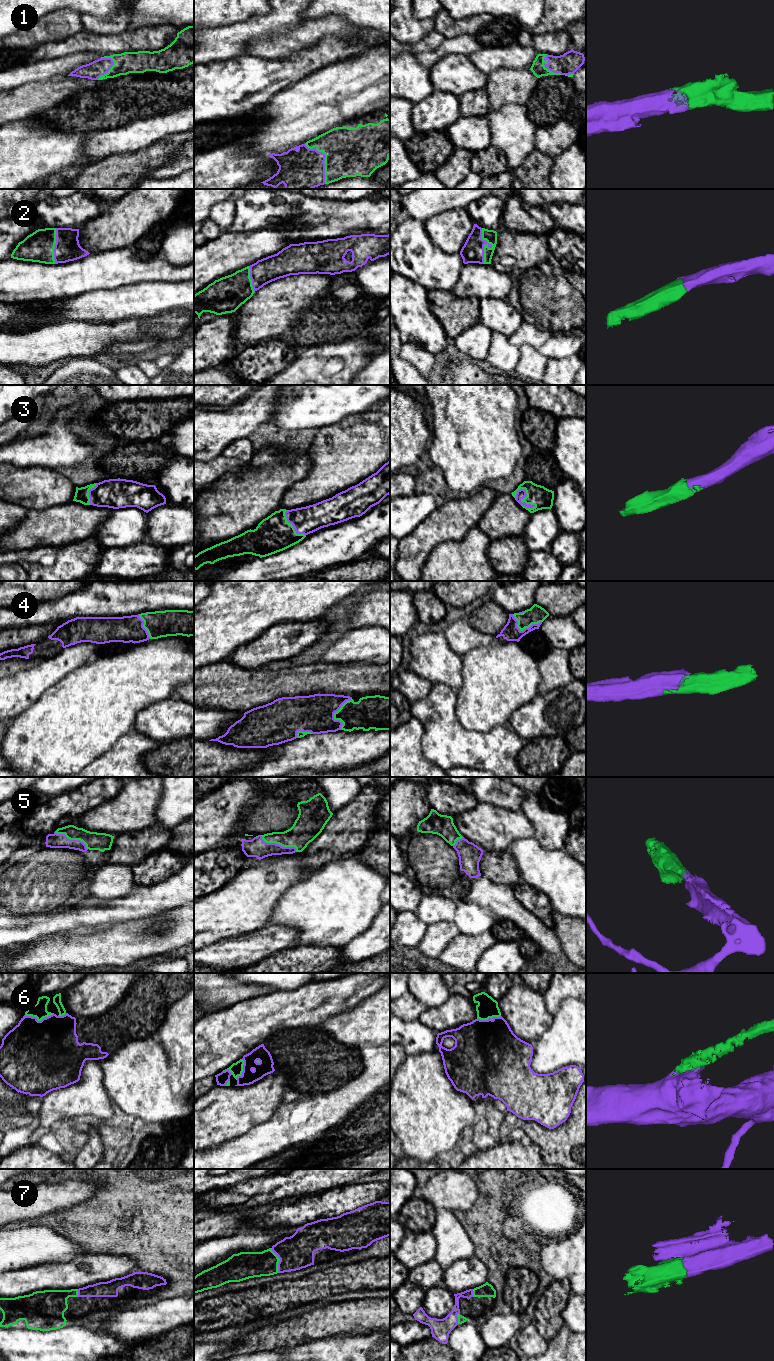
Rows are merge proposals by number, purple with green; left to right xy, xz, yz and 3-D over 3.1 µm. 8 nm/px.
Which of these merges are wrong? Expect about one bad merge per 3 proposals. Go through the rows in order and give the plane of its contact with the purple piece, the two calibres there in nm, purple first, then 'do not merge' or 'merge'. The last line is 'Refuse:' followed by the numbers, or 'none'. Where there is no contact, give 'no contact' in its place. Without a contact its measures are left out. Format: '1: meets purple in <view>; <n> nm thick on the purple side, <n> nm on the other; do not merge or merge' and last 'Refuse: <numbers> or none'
1: meets purple in xz; 340 nm thick on the purple side, 400 nm on the other; do not merge
2: meets purple in yz; 180 nm thick on the purple side, 100 nm on the other; merge
3: meets purple in yz; 70 nm thick on the purple side, 170 nm on the other; merge
4: meets purple in xz; 300 nm thick on the purple side, 240 nm on the other; merge
5: meets purple in xz; 150 nm thick on the purple side, 220 nm on the other; merge
6: meets purple in xy; 500 nm thick on the purple side, 120 nm on the other; merge
7: meets purple in xz; 280 nm thick on the purple side, 200 nm on the other; merge
Refuse: 1

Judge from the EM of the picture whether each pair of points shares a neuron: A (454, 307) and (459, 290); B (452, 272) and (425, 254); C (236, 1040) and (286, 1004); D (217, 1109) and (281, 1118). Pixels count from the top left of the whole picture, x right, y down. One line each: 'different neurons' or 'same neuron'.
A: different neurons
B: same neuron
C: same neuron
D: different neurons

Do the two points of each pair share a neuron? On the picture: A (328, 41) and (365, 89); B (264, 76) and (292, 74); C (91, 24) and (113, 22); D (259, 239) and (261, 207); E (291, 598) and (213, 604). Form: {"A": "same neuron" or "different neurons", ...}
{"A": "different neurons", "B": "same neuron", "C": "same neuron", "D": "different neurons", "E": "same neuron"}

